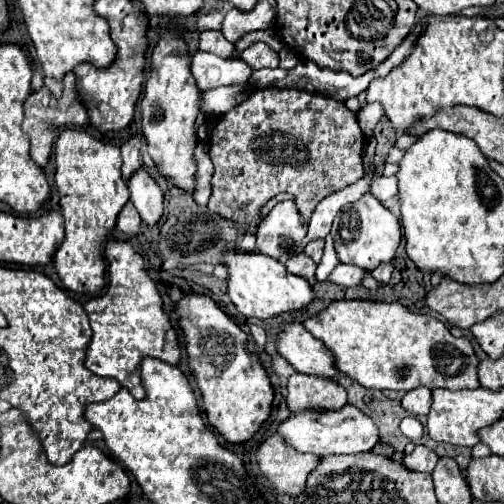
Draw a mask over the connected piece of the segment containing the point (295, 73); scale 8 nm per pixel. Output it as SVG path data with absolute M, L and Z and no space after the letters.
M418 24L414 26L414 32L374 70L368 70L366 74L354 78L346 72L334 72L334 70L326 70L326 68L318 68L316 62L312 60L300 60L292 70L282 70L282 68L274 68L274 70L258 70L250 76L250 84L252 86L276 86L276 88L298 88L298 90L306 90L306 92L320 92L326 96L334 96L338 100L348 100L352 96L358 96L360 92L366 90L366 86L370 84L370 78L378 78L378 74L386 74L386 70L390 70L390 66L398 66L398 62L402 62L402 58L406 58L406 50L410 50L410 42L414 42L414 34L418 34Z

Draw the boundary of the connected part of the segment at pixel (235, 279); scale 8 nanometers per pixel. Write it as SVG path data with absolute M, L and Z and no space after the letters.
M224 250L222 252L224 264L228 268L228 296L232 304L244 316L254 316L260 320L272 318L282 312L304 308L312 302L312 288L306 278L294 276L286 270L284 264L278 260L258 254L258 252L244 252L244 250Z

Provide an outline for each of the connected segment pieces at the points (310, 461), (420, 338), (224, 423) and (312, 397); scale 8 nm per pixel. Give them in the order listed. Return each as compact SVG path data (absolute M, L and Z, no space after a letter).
M278 434L264 440L256 450L256 462L264 478L282 494L300 494L306 486L306 476L314 470L320 458L314 454L300 454L286 446Z
M334 300L316 316L310 316L302 322L304 328L322 340L326 348L334 354L334 364L338 370L360 382L364 388L390 388L390 390L414 390L418 386L426 388L478 388L476 366L478 358L472 350L472 344L466 338L454 338L444 322L430 314L410 312L402 304L386 304L374 300Z
M184 294L174 302L174 314L178 316L188 366L198 384L210 426L232 444L246 442L266 422L274 398L266 370L258 356L246 348L248 336L206 294Z
M294 372L288 378L288 408L292 412L298 410L338 410L346 404L346 388L336 380Z

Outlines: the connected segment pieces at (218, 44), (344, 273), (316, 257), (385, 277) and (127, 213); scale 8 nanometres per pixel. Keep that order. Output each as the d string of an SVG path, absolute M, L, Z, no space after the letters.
M206 30L200 34L200 50L212 52L212 54L224 59L230 59L236 46L232 42L228 42L220 30Z
M338 264L334 268L334 272L328 276L328 280L334 282L334 284L340 284L340 286L358 286L366 274L368 272L366 270L358 270L358 266Z
M322 238L308 242L306 248L304 248L304 252L306 252L314 262L320 262L320 258L322 258L322 250L324 250L324 240L322 240Z
M384 262L382 266L378 266L378 268L372 272L372 276L374 276L378 282L388 284L388 280L390 280L392 272L394 272L394 262Z
M128 202L128 204L122 208L122 212L118 214L116 228L118 228L120 232L126 232L126 234L136 234L138 228L140 228L140 222L142 222L142 220L140 220L138 210L134 208L132 202Z

